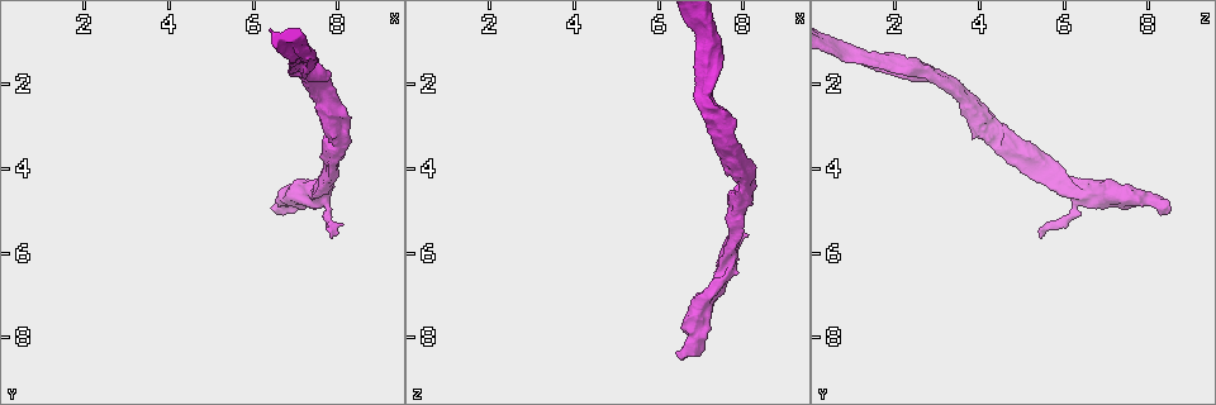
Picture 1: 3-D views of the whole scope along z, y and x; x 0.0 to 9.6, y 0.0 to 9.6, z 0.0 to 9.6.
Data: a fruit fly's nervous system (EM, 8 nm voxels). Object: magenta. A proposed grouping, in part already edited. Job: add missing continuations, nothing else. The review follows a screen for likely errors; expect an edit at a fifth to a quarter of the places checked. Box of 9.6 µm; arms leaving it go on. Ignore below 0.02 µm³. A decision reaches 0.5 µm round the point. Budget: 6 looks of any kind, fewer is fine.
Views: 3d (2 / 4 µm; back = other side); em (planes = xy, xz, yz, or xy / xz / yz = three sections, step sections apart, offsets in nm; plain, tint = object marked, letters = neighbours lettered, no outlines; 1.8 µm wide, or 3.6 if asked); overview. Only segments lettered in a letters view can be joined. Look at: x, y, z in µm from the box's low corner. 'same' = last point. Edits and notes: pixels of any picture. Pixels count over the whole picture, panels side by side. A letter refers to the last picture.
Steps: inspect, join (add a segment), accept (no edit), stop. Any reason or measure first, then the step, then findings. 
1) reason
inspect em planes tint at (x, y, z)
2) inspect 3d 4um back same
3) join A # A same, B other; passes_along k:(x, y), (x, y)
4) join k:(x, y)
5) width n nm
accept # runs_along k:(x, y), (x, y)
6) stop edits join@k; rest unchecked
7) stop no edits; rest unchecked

branch stops here
inspect em planes letters at (7.85, 5.65, 5.40)

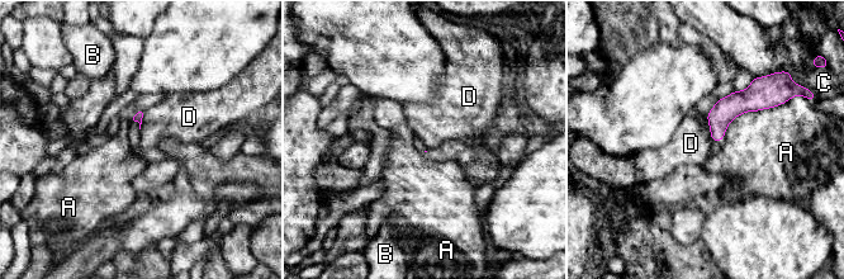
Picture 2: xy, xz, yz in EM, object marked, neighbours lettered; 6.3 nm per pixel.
accept # A other, B other, C other, D other; runs_along 2:(757, 84), (719, 122), (715, 137); no lettered segment goes on from it

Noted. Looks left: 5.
inspect em planes letters at (6.45, 4.95, 8.55)

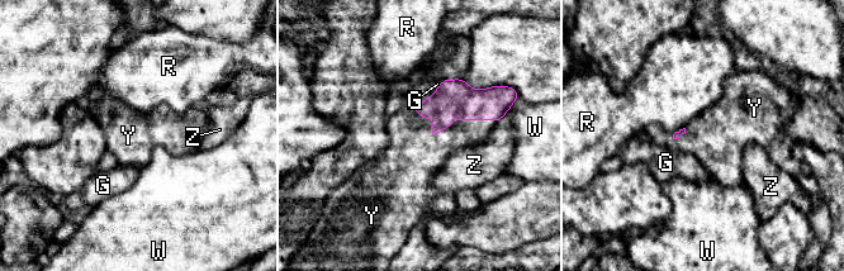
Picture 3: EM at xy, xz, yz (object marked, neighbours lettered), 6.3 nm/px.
join Y # G other, R other, W other, Y same, Z other; passes_along 3:(453, 99), (431, 132), (413, 155); the neuron continues

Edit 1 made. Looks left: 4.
touches itself
inspect em xz step 8 tint at (7.65, 1.80, 2.65)

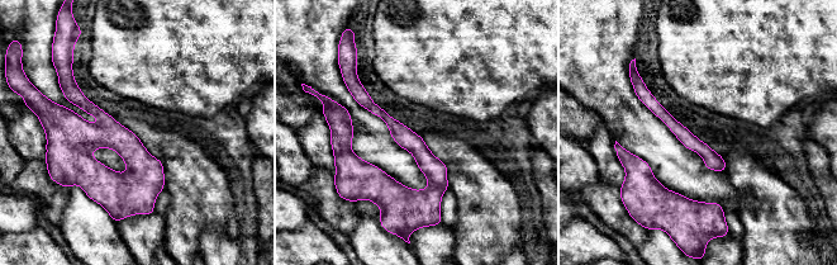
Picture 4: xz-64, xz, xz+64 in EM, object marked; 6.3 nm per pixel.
cut it another way
inspect em planes letters same

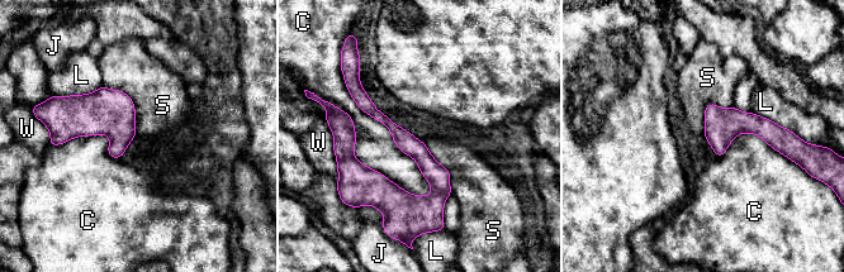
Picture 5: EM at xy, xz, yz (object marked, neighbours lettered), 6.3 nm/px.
width 120 nm
accept # C other, J other, L other, S other, W other; border 5:(102, 85), (131, 99), (137, 134); none of them fits

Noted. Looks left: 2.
stop edits join@3; rest unchecked

